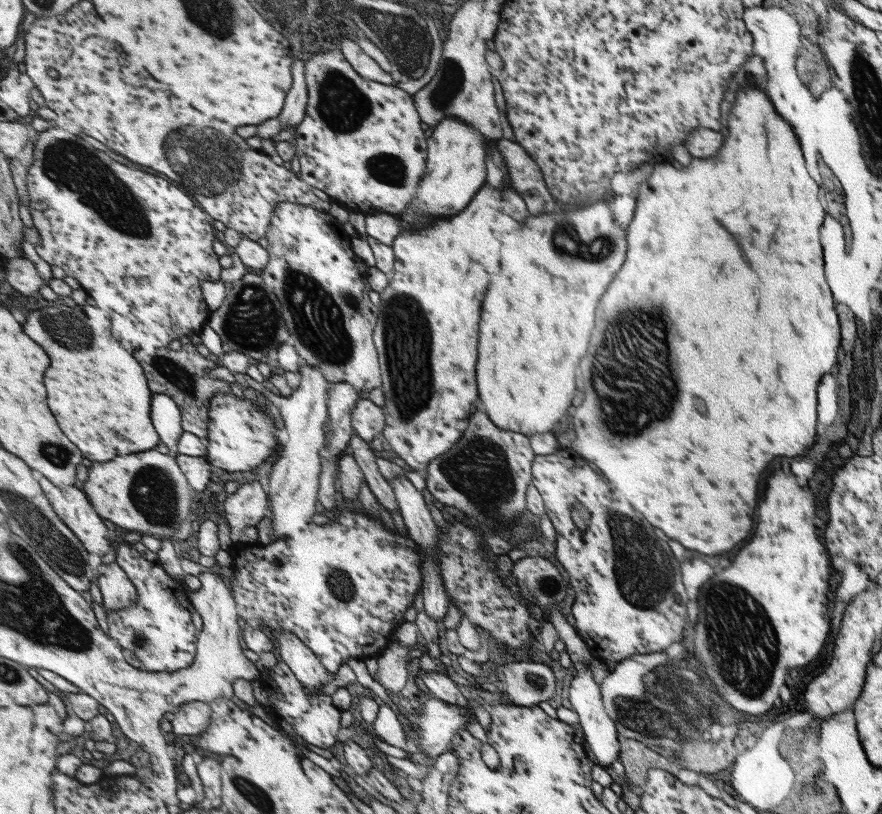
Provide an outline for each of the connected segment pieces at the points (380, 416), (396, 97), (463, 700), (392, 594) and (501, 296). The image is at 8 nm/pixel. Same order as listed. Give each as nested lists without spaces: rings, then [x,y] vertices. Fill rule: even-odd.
[[[361,398],[354,411],[354,426],[360,438],[371,442],[385,429],[384,411],[370,399]]]
[[[341,50],[316,53],[306,62],[310,101],[306,120],[296,128],[297,154],[303,179],[344,202],[350,211],[403,214],[415,199],[420,179],[427,170],[429,144],[426,144],[415,100],[396,86],[361,78]]]
[[[421,670],[419,673],[422,682],[426,683],[430,697],[443,700],[448,704],[462,707],[463,709],[468,708],[469,701],[459,690],[456,682],[453,682],[446,673],[440,671],[427,671]]]
[[[341,501],[336,510],[340,515],[334,524],[317,525],[312,520],[306,528],[300,528],[290,536],[276,534],[276,518],[272,510],[272,531],[276,536],[273,543],[267,546],[234,544],[228,550],[236,570],[236,580],[230,579],[230,583],[233,583],[233,595],[238,601],[243,621],[263,630],[274,628],[298,634],[333,673],[340,672],[350,658],[365,660],[378,656],[392,642],[392,630],[405,620],[404,612],[422,584],[419,546],[414,544],[415,541],[390,534],[380,522],[372,520],[370,514],[346,512],[342,504],[345,503]],[[248,566],[254,570],[254,578],[250,576]]]
[[[608,201],[558,214],[532,216],[518,234],[512,238],[510,234],[504,236],[502,270],[498,276],[492,276],[488,300],[484,300],[484,320],[480,320],[480,400],[496,425],[528,437],[552,433],[564,418],[576,392],[576,374],[554,372],[574,372],[578,368],[594,330],[596,304],[624,260],[626,234],[614,220]]]

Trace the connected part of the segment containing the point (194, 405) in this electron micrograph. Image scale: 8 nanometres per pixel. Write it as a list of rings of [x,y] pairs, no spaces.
[[[193,344],[182,346],[179,351],[170,348],[138,350],[136,356],[140,356],[140,362],[144,364],[148,372],[152,390],[155,393],[171,396],[180,405],[184,415],[185,429],[202,438],[209,438],[213,398],[217,392],[232,392],[231,382],[214,378],[209,373],[210,369],[220,364],[213,365],[213,362],[208,357],[202,356]]]

